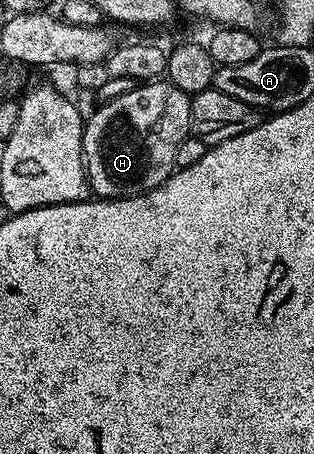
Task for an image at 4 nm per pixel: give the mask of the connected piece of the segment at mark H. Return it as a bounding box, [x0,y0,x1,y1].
[82,80,190,200]

